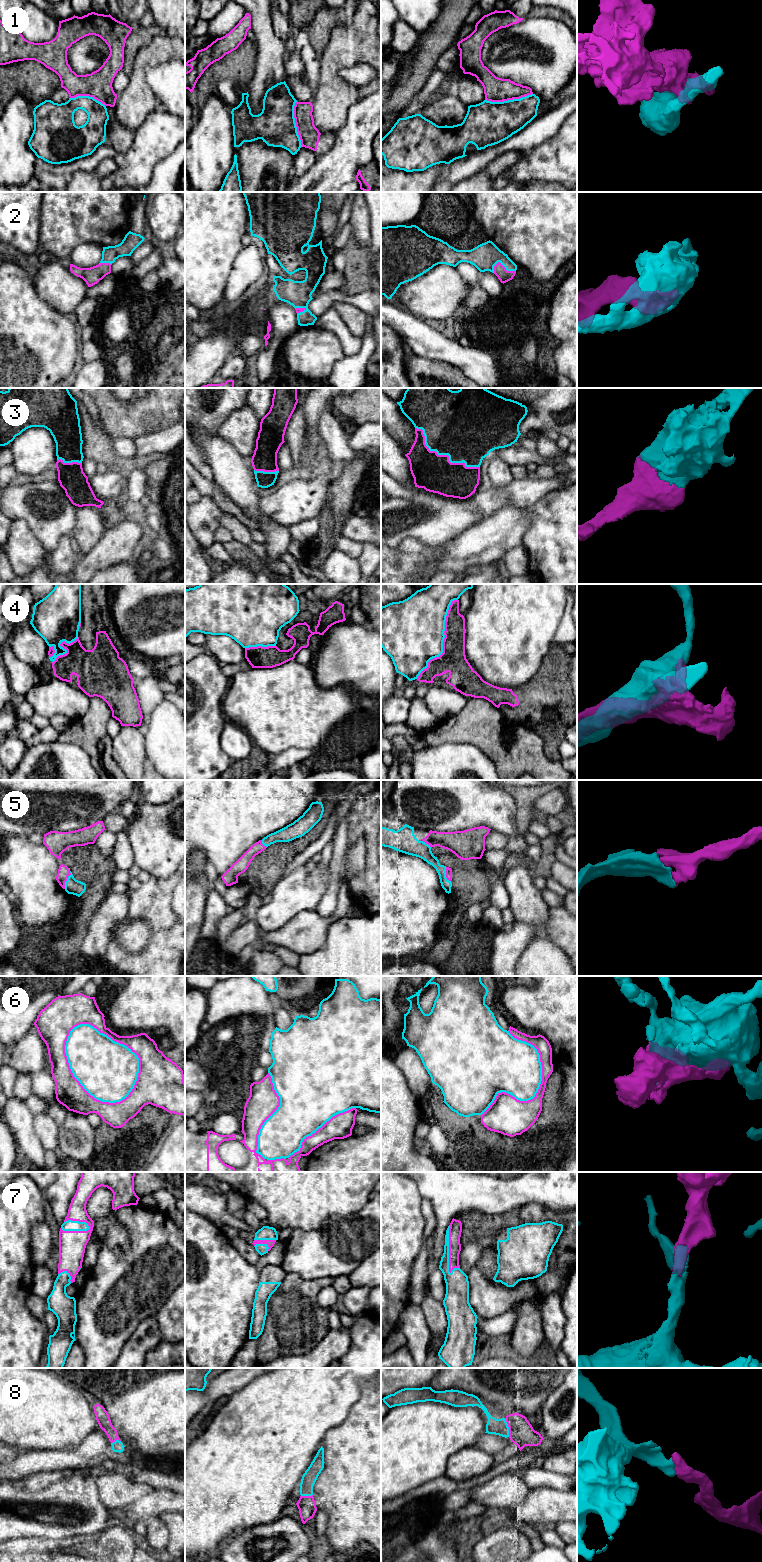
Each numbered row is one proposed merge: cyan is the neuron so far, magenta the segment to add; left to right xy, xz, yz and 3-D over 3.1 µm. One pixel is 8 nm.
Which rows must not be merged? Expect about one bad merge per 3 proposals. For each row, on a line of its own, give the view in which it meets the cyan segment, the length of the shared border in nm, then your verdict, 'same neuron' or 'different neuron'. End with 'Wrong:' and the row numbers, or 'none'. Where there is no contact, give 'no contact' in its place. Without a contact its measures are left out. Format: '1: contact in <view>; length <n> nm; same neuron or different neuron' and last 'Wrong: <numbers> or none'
1: contact in yz; length 380 nm; different neuron
2: contact in yz; length 190 nm; same neuron
3: contact in yz; length 600 nm; same neuron
4: contact in yz; length 700 nm; different neuron
5: contact in xy; length 170 nm; same neuron
6: contact in xy; length 700 nm; different neuron
7: contact in yz; length 400 nm; same neuron
8: contact in yz; length 160 nm; same neuron
Wrong: 1, 4, 6

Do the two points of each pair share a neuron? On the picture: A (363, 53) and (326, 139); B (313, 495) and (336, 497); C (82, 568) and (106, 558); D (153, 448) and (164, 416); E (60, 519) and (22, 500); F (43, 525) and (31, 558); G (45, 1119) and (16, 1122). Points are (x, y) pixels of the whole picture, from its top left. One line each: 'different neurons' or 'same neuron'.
A: different neurons
B: different neurons
C: same neuron
D: different neurons
E: same neuron
F: different neurons
G: different neurons

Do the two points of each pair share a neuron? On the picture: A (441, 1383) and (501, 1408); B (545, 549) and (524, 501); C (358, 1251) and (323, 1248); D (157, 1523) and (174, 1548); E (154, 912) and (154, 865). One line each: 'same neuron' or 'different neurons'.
A: same neuron
B: different neurons
C: same neuron
D: different neurons
E: different neurons

